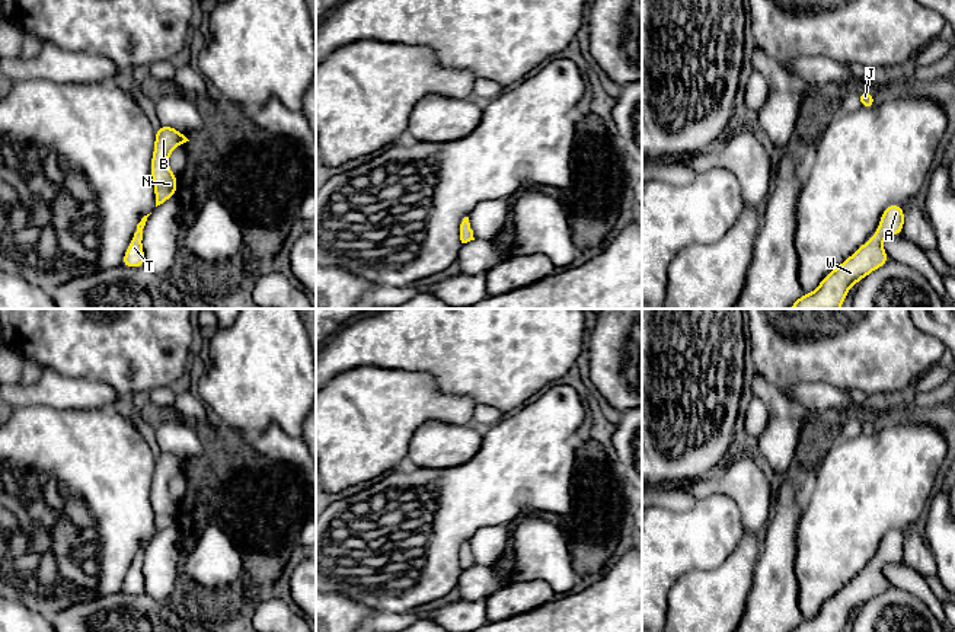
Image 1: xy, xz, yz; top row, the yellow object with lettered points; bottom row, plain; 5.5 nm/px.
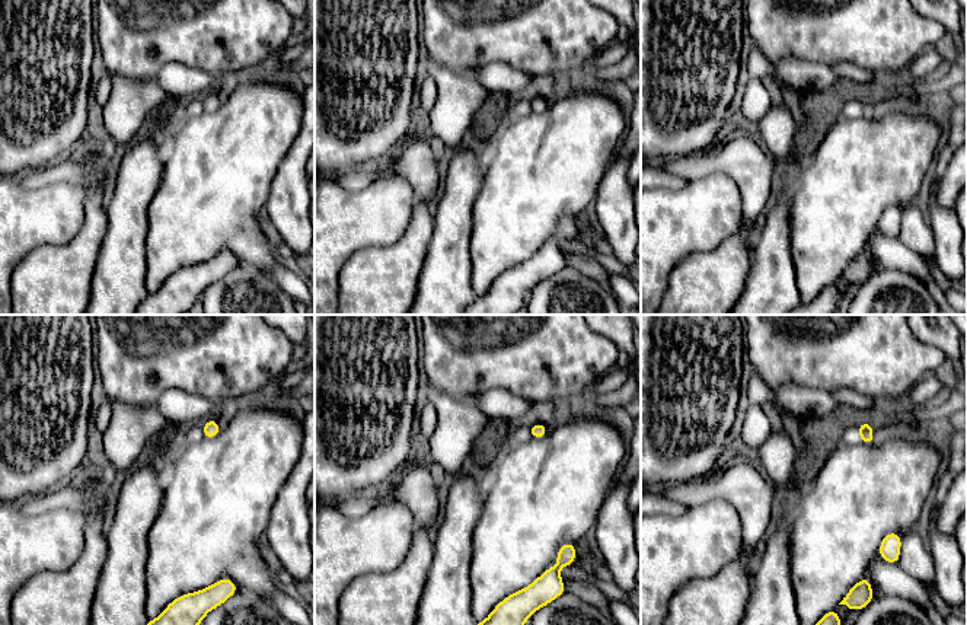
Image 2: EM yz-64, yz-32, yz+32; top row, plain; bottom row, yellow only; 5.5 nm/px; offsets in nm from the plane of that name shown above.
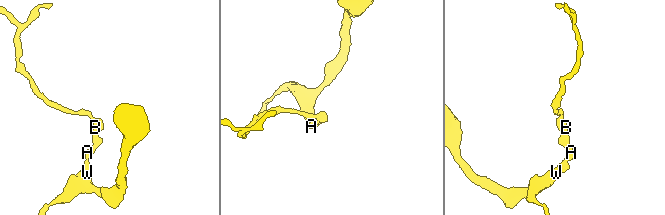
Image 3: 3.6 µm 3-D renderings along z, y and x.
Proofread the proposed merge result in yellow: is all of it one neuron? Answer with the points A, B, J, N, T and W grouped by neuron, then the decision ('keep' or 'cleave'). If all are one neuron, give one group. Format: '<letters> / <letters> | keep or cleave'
A B J N T W | keep

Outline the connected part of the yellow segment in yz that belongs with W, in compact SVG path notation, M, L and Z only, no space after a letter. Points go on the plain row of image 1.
M885 533L878 556L852 582L828 599L815 617L802 620L792 632L841 632L850 613L891 585L882 574L887 562L900 562L904 553L904 533Z

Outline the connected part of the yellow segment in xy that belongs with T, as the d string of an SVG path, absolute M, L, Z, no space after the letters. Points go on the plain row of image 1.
M150 540L144 542L141 545L141 548L137 550L137 558L134 559L128 575L122 584L122 593L125 594L140 594L146 591L146 582L144 582L144 577L143 577L143 555L146 552L147 543Z

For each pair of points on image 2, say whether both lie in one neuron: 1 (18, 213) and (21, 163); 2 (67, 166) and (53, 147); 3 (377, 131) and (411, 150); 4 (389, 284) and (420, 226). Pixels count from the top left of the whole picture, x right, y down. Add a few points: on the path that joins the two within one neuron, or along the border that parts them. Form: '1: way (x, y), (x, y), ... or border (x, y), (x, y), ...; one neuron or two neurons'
1: border (15, 175), (19, 178); two neurons
2: border (70, 153), (38, 171); two neurons
3: border (402, 143), (396, 150), (372, 163); two neurons
4: way (395, 270), (408, 254), (414, 241); one neuron

